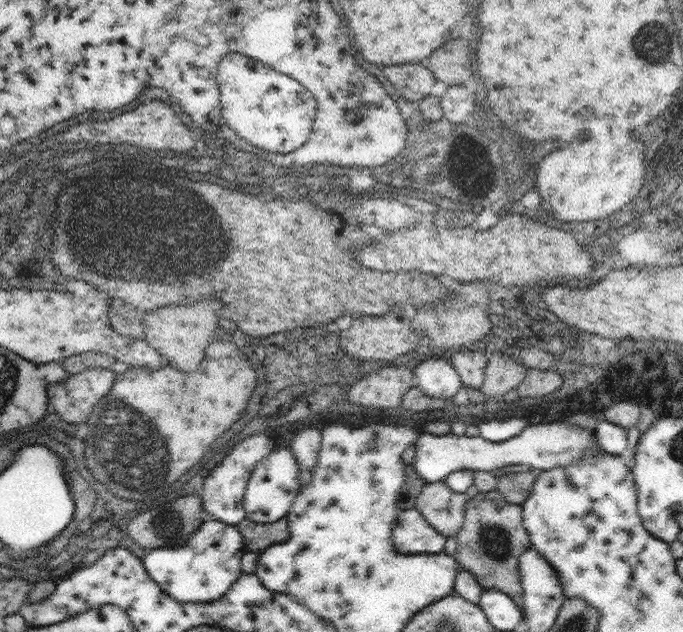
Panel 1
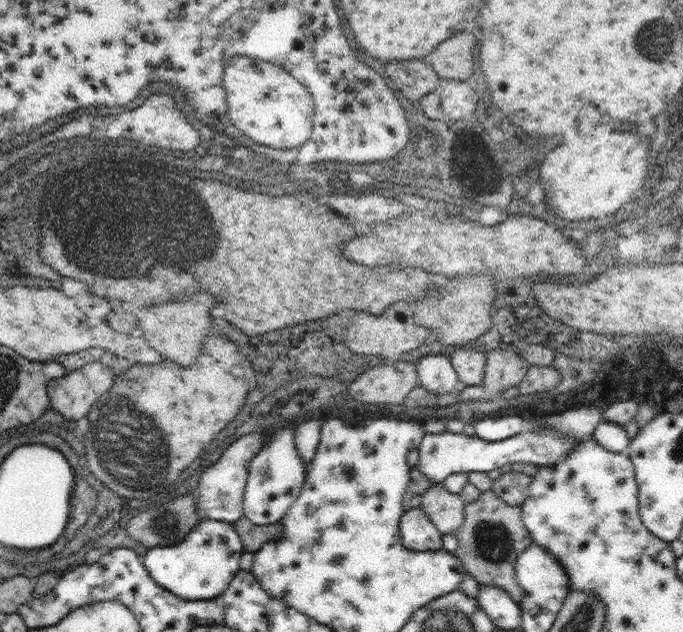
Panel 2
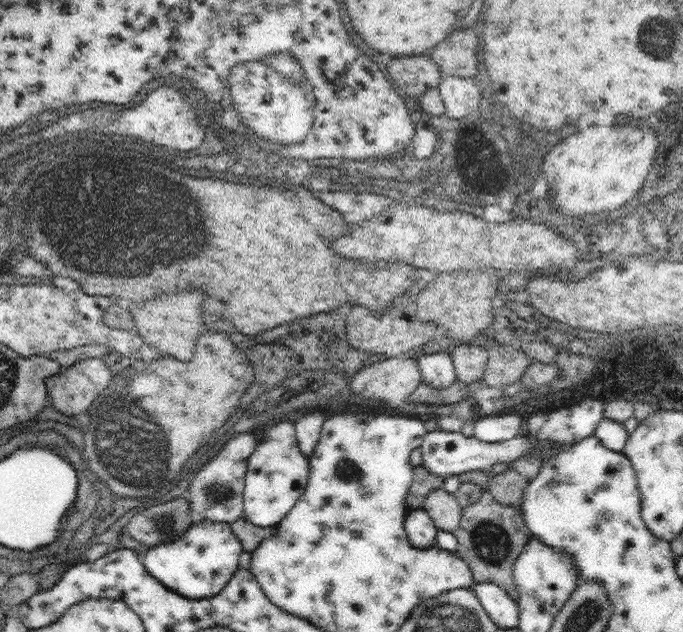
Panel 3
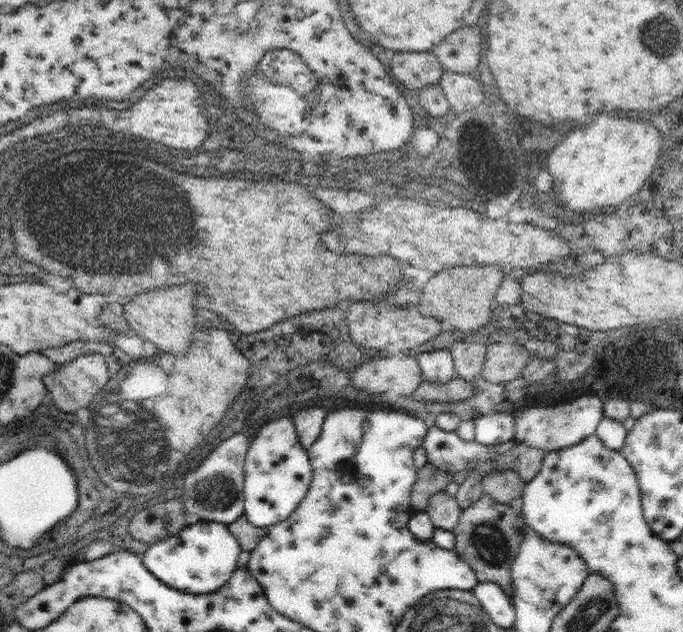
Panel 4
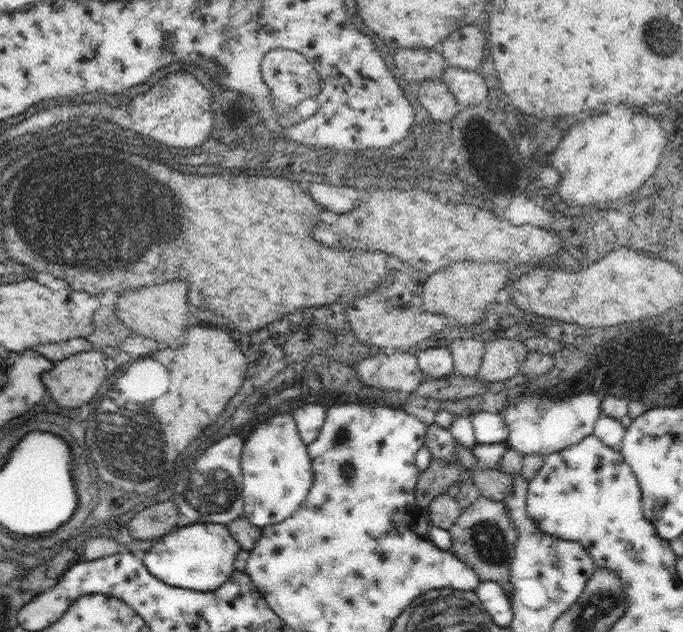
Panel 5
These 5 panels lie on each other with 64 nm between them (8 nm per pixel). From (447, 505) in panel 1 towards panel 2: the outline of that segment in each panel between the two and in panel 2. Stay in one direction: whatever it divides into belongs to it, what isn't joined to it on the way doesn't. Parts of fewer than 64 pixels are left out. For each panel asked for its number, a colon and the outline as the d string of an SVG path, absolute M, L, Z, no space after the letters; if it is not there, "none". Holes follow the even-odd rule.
2: M433 484L423 496L419 508L427 514L427 518L437 528L439 536L451 534L455 536L457 528L465 518L465 504L457 494L447 492L441 484Z

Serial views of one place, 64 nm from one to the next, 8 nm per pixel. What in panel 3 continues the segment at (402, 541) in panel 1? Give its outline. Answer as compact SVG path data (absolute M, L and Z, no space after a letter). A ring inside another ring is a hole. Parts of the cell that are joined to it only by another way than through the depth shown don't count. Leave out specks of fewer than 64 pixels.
M423 508L409 510L405 516L405 536L415 548L431 548L437 542L437 528Z

